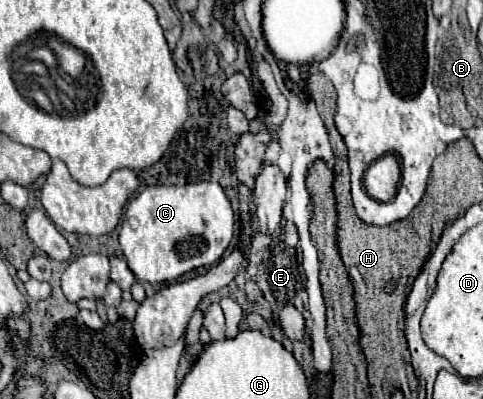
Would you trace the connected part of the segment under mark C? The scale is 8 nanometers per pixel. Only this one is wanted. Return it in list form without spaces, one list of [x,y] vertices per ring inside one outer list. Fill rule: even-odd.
[[[201,181],[187,183],[183,187],[145,187],[137,197],[131,199],[125,211],[119,243],[129,263],[129,269],[139,281],[147,281],[153,285],[175,281],[183,273],[213,265],[223,257],[233,239],[233,217],[233,207],[219,183]],[[191,237],[199,237],[205,247],[199,249],[195,255],[183,255],[179,247]]]

